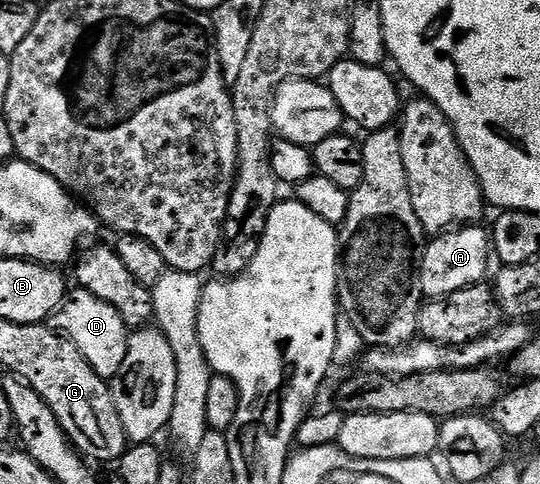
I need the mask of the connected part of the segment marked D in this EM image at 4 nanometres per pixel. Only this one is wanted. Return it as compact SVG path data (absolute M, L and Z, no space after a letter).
M80 287L70 288L66 292L65 302L53 314L51 325L80 351L83 359L87 359L87 363L101 377L112 379L123 367L131 330L123 323L123 315L119 315L111 303L103 303L103 299L91 295L91 291Z

